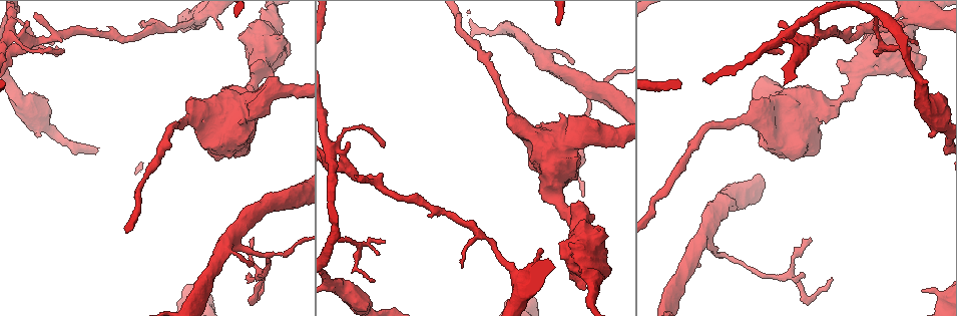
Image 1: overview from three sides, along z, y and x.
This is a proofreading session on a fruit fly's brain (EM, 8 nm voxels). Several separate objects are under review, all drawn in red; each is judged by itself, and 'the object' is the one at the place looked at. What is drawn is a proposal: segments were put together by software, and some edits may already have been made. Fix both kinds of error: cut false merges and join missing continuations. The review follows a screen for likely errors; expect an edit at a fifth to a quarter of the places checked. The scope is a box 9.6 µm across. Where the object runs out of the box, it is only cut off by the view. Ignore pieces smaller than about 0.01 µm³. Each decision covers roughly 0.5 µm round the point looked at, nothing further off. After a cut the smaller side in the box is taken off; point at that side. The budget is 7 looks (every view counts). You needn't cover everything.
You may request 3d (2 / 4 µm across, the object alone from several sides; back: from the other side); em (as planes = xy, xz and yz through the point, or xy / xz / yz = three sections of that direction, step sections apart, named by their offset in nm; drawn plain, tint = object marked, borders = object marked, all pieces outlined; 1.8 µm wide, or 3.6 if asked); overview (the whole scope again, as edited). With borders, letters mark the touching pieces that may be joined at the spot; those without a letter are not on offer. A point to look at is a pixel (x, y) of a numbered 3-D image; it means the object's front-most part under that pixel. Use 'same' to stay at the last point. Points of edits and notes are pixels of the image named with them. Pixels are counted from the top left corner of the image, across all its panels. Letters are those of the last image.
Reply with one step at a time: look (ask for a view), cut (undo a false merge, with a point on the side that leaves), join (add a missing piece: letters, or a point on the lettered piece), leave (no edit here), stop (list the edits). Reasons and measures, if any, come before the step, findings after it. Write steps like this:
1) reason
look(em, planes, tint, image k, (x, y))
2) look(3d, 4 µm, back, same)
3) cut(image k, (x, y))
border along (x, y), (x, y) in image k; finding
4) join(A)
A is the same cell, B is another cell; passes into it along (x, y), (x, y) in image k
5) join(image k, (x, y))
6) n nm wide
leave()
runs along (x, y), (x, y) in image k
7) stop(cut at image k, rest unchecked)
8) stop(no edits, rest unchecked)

an open end
look(3d, 2 µm, image 1, (922, 290))

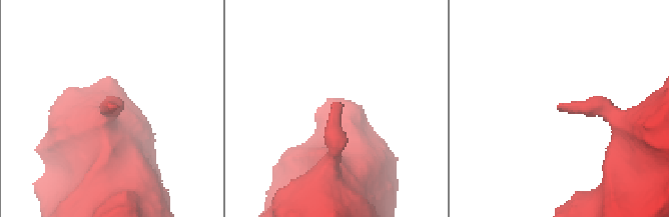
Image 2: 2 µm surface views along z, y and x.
look(em, planes, borders, image 2, (337, 103))

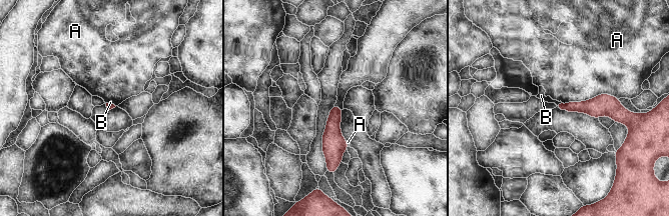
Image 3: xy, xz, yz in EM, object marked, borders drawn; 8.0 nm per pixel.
leave()
A and B are other cells; border along (561, 102), (557, 105) in image 3; none of them fits

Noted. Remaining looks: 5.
abrupt turn
look(3d, 4 µm, image 1, (201, 19))

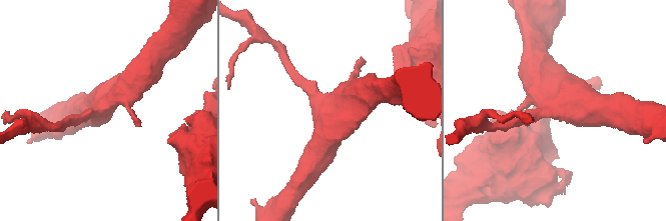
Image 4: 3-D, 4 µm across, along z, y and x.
shape alone is not enough
look(em, yz, step 8, borders, image 4, (556, 106))

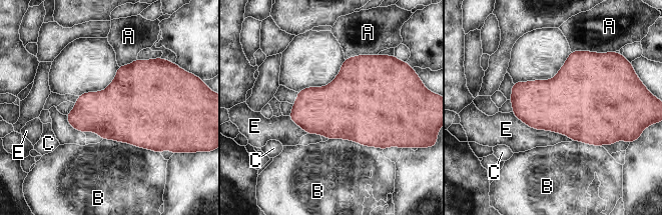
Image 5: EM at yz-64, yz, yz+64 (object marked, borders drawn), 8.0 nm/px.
leave()
A, B, C and E are other cells; border along (512, 112), (531, 127), (573, 140) in image 5; one neuron here

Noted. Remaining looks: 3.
thin end
look(em, xy, step 4, tint, image 1, (384, 243))

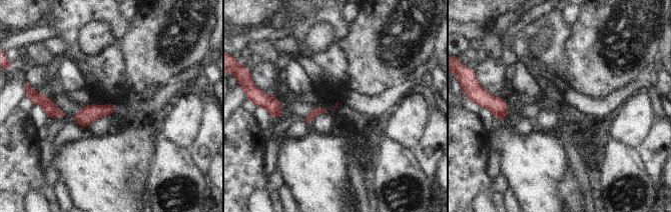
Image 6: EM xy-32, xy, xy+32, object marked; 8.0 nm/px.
another direction
look(em, xz, step 8, tint, same)

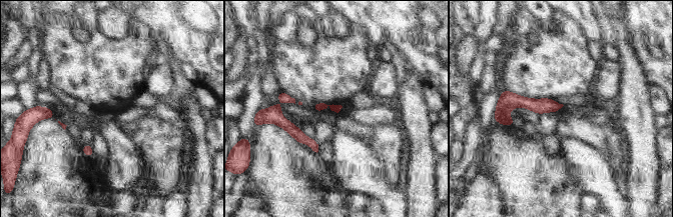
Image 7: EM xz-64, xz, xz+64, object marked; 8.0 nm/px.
look(em, xz, step 8, borders, same)

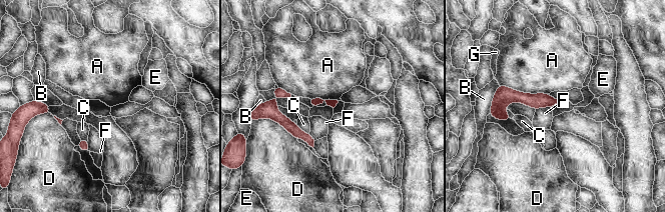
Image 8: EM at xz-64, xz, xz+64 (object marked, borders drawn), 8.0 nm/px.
leave()
A, B, C, D, E, F and G are other cells; border along (499, 84), (522, 92), (547, 94) in image 8; no lettered piece goes on from it

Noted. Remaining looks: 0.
stop(no edits, rest unchecked)

